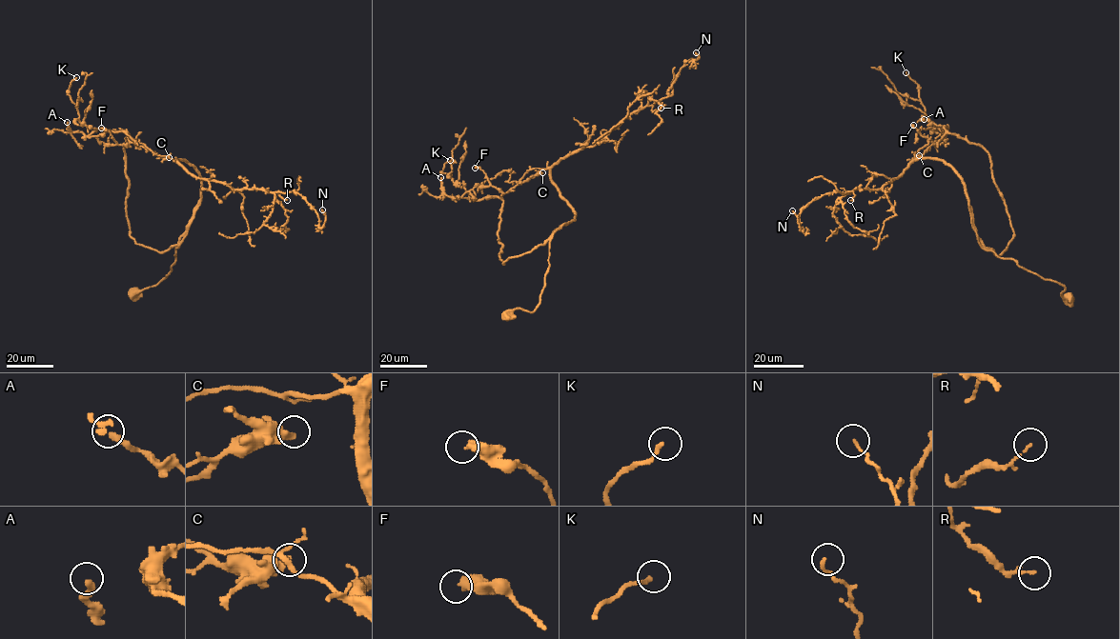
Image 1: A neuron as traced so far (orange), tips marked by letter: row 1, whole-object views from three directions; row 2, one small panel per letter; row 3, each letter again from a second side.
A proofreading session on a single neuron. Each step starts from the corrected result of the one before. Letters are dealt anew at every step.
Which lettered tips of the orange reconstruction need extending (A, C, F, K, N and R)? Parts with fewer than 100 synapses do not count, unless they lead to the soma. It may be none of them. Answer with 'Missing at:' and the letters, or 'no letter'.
Missing at: no letter

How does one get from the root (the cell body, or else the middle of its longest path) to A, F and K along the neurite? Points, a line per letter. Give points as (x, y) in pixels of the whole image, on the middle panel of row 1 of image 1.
A: (506, 314), (539, 303), (559, 229), (503, 263), (503, 202), (445, 196), (440, 177)
F: (506, 314), (533, 311), (539, 303), (549, 240), (559, 229), (503, 263), (498, 237), (503, 193), (475, 168)
K: (506, 314), (539, 303), (559, 229), (503, 263), (503, 202), (472, 200), (442, 172), (450, 160)

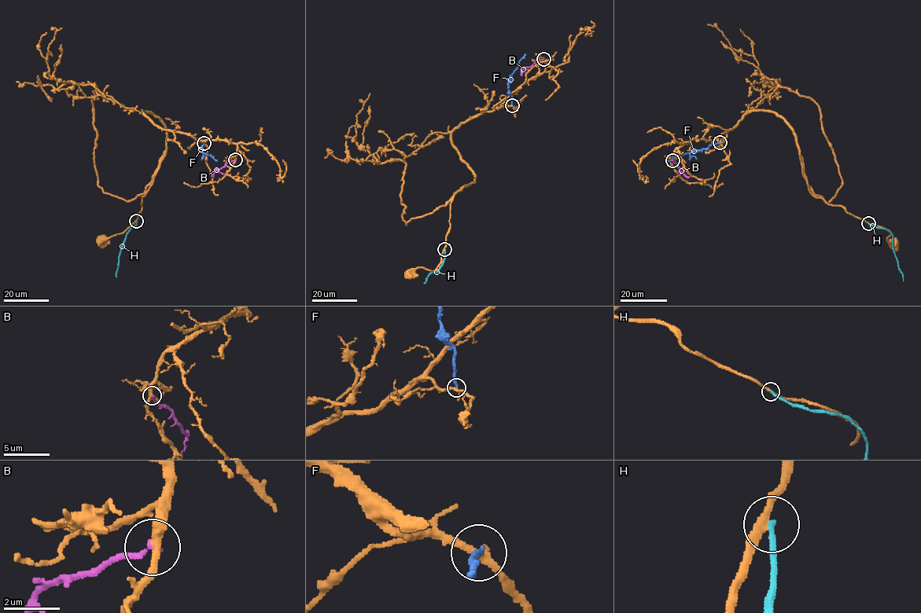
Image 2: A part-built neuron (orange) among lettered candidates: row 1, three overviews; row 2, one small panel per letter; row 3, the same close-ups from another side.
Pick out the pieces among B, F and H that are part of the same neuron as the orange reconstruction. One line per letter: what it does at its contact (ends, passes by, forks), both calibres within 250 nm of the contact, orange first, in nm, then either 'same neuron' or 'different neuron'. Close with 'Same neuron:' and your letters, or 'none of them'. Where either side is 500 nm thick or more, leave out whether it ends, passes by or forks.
B: it ends there; 280 nm thick on the orange side, 200 nm on the other; different neuron
F: it ends there; 200 nm thick on the orange side, 240 nm on the other; different neuron
H: it ends there; 280 nm thick on the orange side, 200 nm on the other; different neuron
Same neuron: none of them

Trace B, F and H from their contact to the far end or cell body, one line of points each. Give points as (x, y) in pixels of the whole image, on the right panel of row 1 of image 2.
B: (672, 160), (689, 178)
F: (720, 142), (666, 160)
H: (868, 223), (887, 229), (892, 235), (893, 250), (903, 280)

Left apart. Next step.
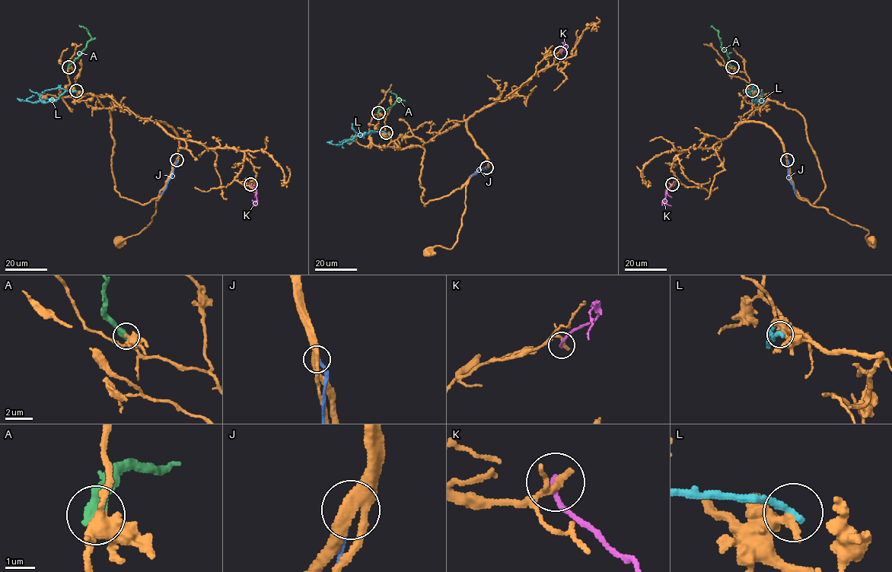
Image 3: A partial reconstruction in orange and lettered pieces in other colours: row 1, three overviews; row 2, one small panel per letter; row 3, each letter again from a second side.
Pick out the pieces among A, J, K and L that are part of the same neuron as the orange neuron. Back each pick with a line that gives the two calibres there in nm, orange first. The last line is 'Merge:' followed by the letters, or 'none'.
Merge: none

